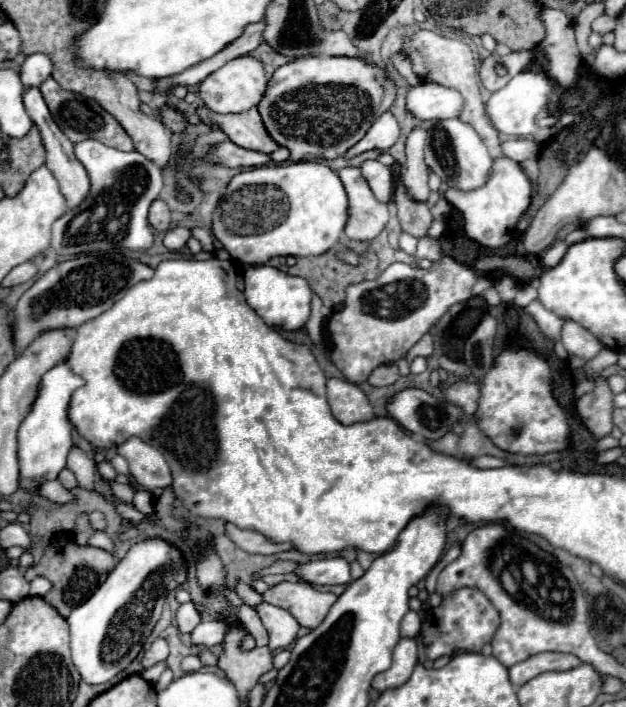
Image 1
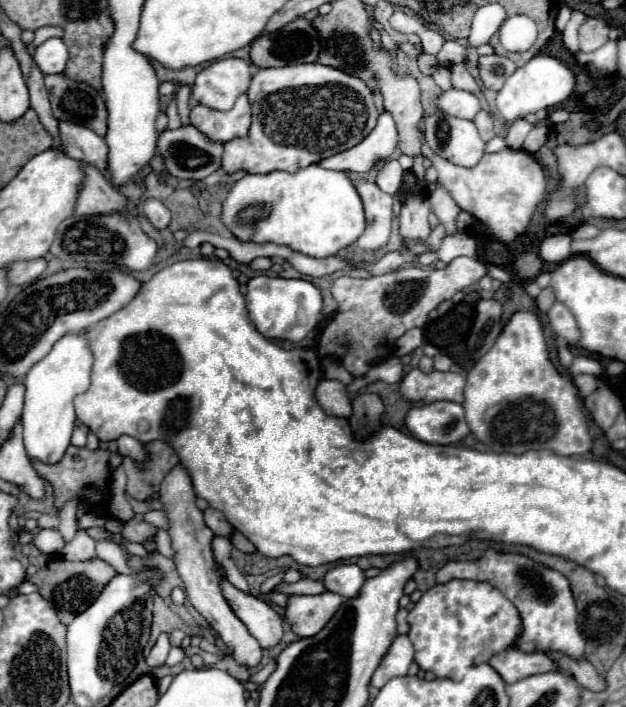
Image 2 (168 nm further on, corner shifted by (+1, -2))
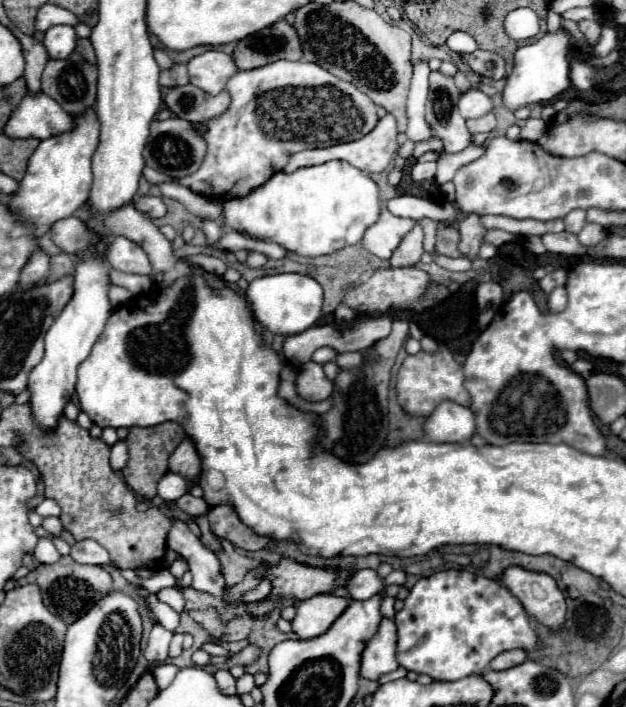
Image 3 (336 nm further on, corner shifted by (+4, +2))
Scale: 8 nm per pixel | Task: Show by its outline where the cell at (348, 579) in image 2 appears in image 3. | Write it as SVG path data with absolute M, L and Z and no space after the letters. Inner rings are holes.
M360 569L360 571L356 571L350 577L346 587L352 593L352 597L360 599L360 601L384 593L384 581L378 577L378 573L374 569Z

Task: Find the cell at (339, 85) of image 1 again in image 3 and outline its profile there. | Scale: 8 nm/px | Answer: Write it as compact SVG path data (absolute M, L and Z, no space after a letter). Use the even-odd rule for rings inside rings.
M278 61L254 71L238 71L228 79L226 91L232 99L230 107L218 117L204 119L202 125L206 131L198 131L208 147L200 169L192 175L174 179L174 183L204 197L246 197L280 171L292 153L356 141L368 135L378 123L376 105L368 95L358 91L352 83L330 75L326 69L308 61Z

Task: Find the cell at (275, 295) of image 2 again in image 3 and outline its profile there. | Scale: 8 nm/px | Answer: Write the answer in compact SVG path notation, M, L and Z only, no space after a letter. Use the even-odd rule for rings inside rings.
M280 273L254 279L246 289L256 319L276 335L296 335L312 327L322 315L322 287L316 279L300 273Z

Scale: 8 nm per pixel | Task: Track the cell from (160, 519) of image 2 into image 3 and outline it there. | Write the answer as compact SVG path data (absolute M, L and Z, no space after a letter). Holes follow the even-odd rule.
M174 519L168 535L168 549L176 551L190 565L190 573L194 575L192 587L196 591L204 591L216 597L222 597L226 585L220 571L220 561L212 549L202 545L202 541L188 529L186 523Z

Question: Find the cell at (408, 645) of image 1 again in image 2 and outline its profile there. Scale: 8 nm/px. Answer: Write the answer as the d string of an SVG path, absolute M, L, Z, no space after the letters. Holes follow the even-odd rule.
M397 635L393 647L389 649L389 655L381 661L381 665L373 673L371 685L383 687L389 679L405 675L411 663L413 663L413 645L407 635Z

